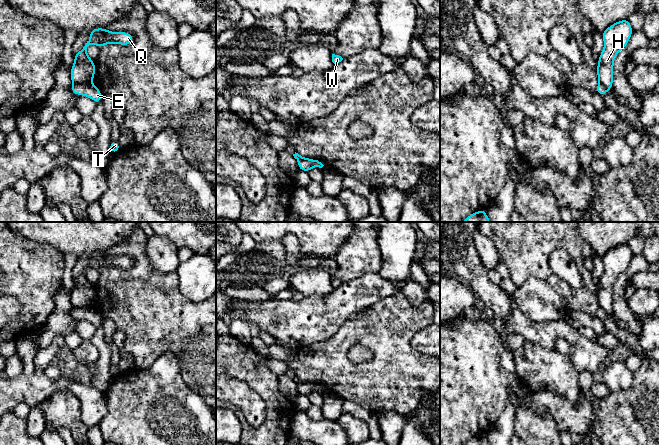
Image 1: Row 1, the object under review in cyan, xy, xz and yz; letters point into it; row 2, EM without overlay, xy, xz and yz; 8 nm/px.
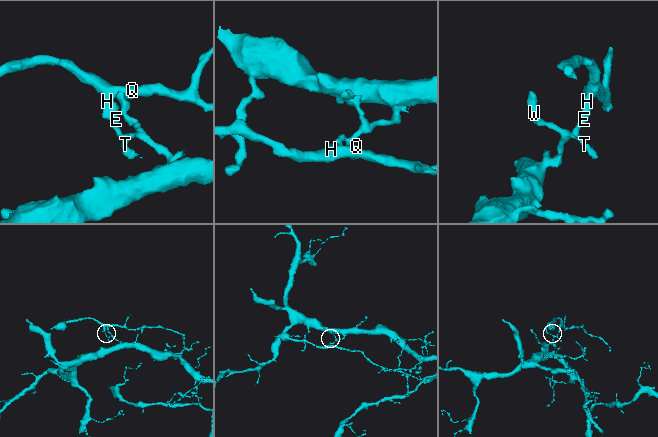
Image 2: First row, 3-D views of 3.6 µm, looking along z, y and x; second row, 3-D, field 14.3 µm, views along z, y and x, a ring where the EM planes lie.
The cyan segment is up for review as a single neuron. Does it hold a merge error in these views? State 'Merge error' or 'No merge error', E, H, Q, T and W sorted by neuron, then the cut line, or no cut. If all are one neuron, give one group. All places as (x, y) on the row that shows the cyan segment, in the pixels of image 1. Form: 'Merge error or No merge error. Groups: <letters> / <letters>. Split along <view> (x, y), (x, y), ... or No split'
Merge error. Groups: E T W / H Q. Split along xy (73, 82), (89, 84)

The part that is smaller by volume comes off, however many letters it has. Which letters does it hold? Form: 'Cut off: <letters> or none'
Cut off: H, Q

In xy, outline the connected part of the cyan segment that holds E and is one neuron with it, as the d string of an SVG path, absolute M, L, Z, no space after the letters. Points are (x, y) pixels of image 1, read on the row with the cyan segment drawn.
M76 84L71 86L71 92L80 96L87 96L96 104L102 101L102 93L99 88L90 84Z

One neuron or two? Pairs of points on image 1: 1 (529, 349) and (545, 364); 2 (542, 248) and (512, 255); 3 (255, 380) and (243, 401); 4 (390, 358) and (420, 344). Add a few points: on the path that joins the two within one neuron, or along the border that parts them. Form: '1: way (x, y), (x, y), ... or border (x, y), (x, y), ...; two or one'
1: way (533, 353), (541, 361); one
2: way (535, 248), (519, 248); one
3: border (229, 376), (245, 382), (266, 404); two
4: border (423, 327), (412, 337), (411, 345), (429, 356); two

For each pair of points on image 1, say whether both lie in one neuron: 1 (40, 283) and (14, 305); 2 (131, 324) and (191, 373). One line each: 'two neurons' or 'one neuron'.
1: two neurons
2: one neuron

